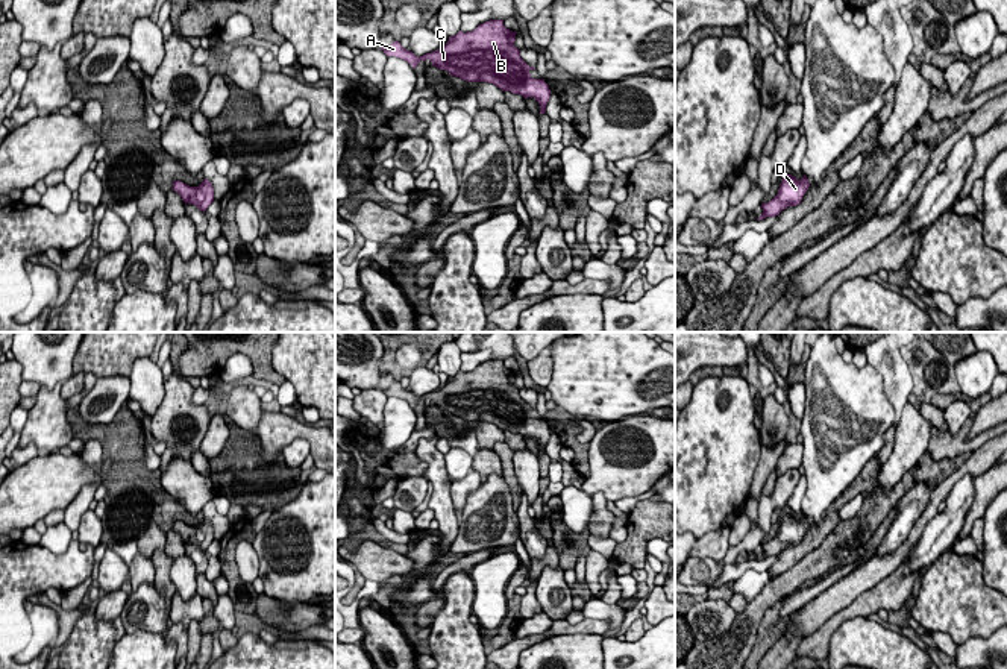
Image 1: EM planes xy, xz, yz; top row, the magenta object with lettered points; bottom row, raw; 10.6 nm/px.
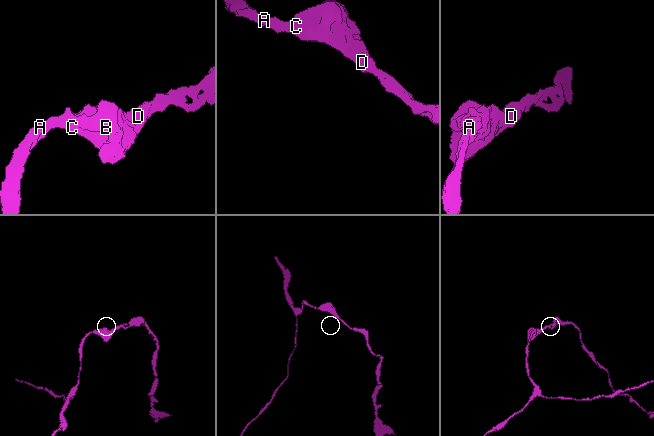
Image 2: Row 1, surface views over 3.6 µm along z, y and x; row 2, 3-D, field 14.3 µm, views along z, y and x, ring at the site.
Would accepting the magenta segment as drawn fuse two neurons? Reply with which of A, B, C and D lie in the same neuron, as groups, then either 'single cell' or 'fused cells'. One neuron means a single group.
A B C D; single cell

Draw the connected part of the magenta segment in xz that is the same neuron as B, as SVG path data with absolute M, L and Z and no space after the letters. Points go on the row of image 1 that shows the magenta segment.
M490 20L472 32L458 32L449 36L443 49L416 56L394 41L387 49L387 56L396 56L416 68L420 61L429 59L434 67L446 70L450 76L467 82L488 82L502 91L520 94L525 99L534 97L540 105L540 114L546 112L551 97L544 79L534 79L529 67L514 46L516 33L504 26L504 20Z

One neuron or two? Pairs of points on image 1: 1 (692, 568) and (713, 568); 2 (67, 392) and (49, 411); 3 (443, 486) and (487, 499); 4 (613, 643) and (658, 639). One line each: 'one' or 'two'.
1: one
2: two
3: two
4: one

